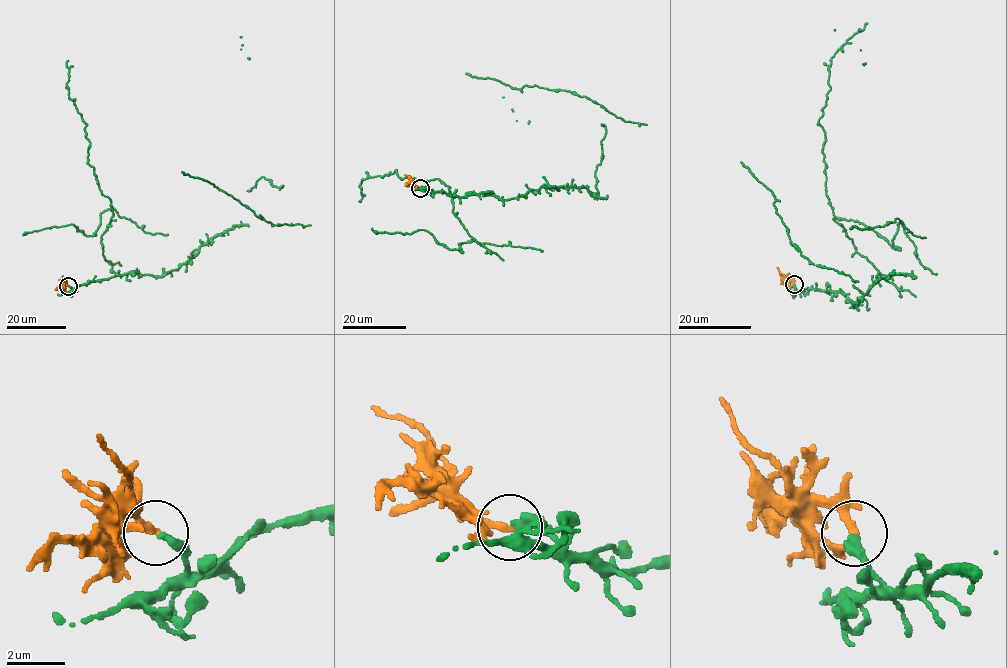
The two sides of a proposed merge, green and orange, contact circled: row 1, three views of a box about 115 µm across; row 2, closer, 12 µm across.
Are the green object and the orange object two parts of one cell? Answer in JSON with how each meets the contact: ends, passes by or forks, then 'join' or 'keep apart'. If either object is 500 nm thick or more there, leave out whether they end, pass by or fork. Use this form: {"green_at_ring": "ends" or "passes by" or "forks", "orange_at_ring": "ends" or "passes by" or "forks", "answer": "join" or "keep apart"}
{"green_at_ring": "ends", "orange_at_ring": "passes by", "answer": "keep apart"}

